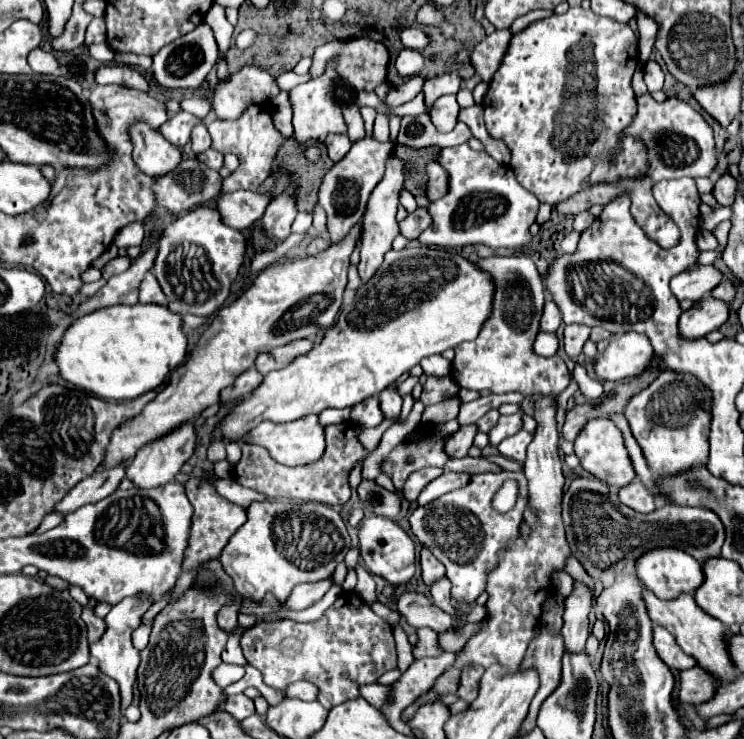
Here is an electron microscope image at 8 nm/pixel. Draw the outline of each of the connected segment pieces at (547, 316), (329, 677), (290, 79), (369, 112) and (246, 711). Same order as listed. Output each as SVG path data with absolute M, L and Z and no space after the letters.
M548 297L548 299L546 299L546 305L544 305L544 315L542 315L542 321L540 321L540 329L542 329L542 331L548 331L548 333L554 333L560 323L562 323L560 309L558 309L556 303Z
M344 591L336 603L312 623L256 623L244 633L240 647L246 661L264 675L268 687L286 689L294 681L310 681L320 689L318 701L326 709L360 697L362 685L378 683L386 671L396 667L392 627L354 591Z
M288 71L280 76L278 76L276 79L276 82L280 88L280 90L290 90L292 87L295 87L296 85L300 83L304 83L310 79L309 73L305 75L297 75L293 71Z
M361 107L360 112L364 120L366 135L371 136L373 134L373 124L377 112L371 107Z
M234 695L234 697L228 697L222 709L228 711L230 715L234 715L238 721L242 721L242 719L246 719L246 717L250 717L250 715L256 713L254 701L248 699L246 695Z

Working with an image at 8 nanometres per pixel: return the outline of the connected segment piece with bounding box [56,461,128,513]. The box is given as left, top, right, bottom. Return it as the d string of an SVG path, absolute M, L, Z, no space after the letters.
M124 461L124 465L120 465L120 469L100 467L96 473L92 473L92 477L82 479L74 489L70 489L70 493L56 505L56 511L72 513L86 503L96 503L96 501L108 497L110 493L114 493L118 489L120 481L124 479L126 467L128 467L128 461Z

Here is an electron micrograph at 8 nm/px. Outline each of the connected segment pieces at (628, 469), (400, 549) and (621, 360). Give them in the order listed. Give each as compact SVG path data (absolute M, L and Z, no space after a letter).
M594 419L588 421L588 425L580 431L580 435L574 441L574 449L576 455L580 459L580 465L592 473L596 479L600 479L602 483L614 487L614 489L622 489L624 485L630 485L636 479L636 471L632 467L622 431L608 419Z
M368 517L362 521L362 527L358 531L360 539L360 557L366 565L366 569L372 575L382 577L390 585L402 585L410 581L414 575L414 541L408 537L408 533L394 521L386 517Z
M624 333L610 339L608 349L596 359L596 375L604 381L624 381L638 377L644 369L652 365L656 353L652 353L652 343L640 333Z

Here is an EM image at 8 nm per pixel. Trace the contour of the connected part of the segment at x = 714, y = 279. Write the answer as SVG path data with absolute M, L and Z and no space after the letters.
M694 265L692 269L686 269L680 275L672 277L670 289L678 301L698 301L704 293L710 293L722 279L724 275L714 265Z

